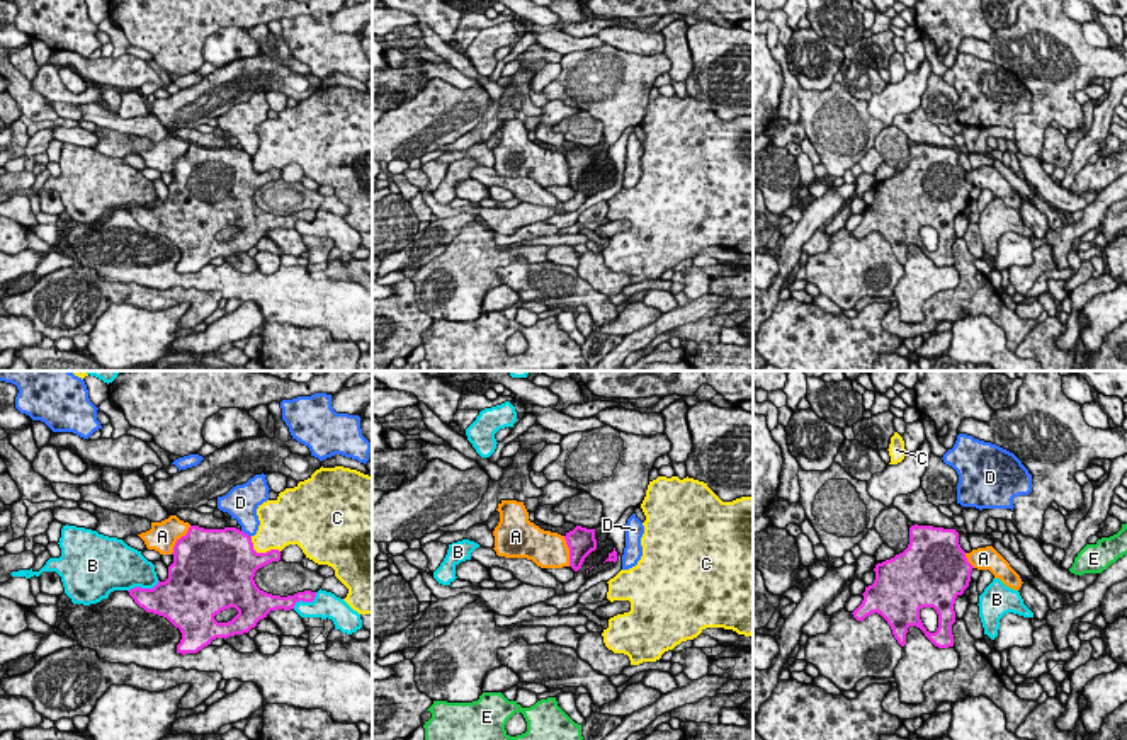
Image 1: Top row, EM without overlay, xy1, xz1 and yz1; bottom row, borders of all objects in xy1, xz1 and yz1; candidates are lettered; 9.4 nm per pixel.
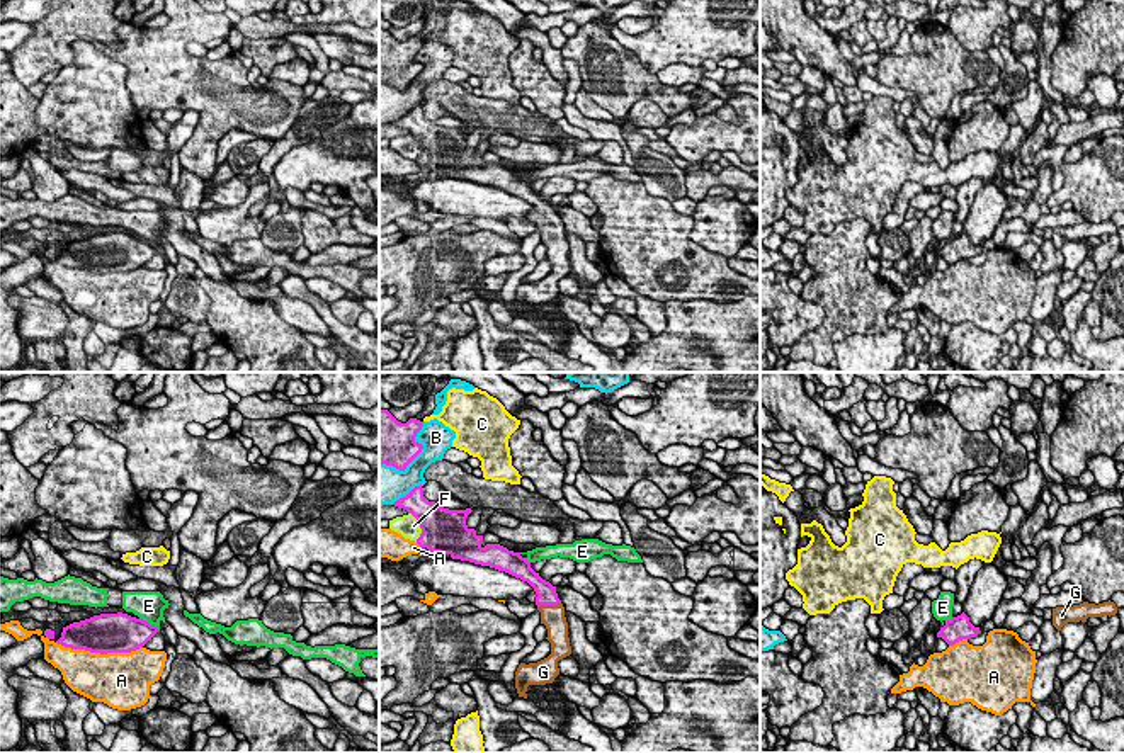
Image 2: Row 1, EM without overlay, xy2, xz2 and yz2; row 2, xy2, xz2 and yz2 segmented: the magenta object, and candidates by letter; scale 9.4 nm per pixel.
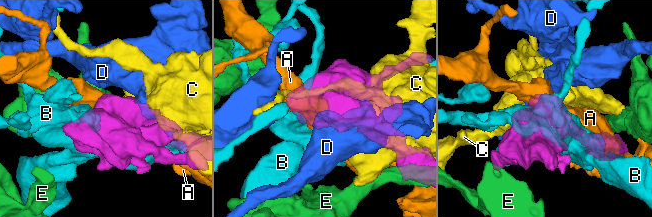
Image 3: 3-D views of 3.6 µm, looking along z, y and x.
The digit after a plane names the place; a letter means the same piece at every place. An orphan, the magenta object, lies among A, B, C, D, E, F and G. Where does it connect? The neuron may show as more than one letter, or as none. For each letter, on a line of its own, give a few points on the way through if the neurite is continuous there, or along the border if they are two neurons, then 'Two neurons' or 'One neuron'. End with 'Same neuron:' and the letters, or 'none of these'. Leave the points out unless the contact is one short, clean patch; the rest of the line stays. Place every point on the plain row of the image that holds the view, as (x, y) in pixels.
A: Two neurons
B: Two neurons
C: Two neurons
D: Boundary: xy1 (242, 148), (250, 155). Two neurons
E: Two neurons
F: Two neurons
G: Path across: xz2 (546, 213), (548, 223), (553, 237). One neuron
Same neuron: G

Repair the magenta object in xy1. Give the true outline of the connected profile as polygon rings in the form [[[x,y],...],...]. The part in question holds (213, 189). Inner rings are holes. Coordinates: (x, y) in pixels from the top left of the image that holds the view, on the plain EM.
[[[190,145],[187,153],[177,158],[172,174],[173,182],[168,185],[168,197],[165,201],[158,199],[153,208],[134,206],[127,211],[146,231],[163,235],[180,248],[182,259],[177,264],[177,272],[182,274],[197,272],[216,257],[226,259],[248,252],[270,230],[289,230],[299,219],[313,221],[316,216],[316,211],[311,209],[287,216],[260,209],[253,199],[255,191],[272,180],[279,180],[280,170],[257,172],[252,155],[236,146],[204,148]],[[229,226],[235,226],[238,233],[228,242],[218,242],[214,235]]]

